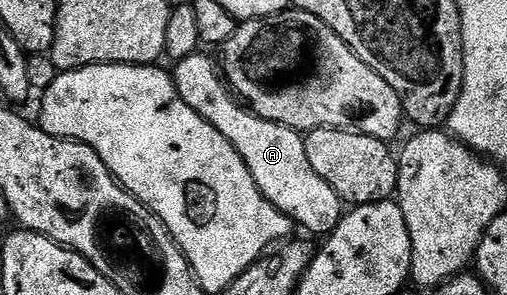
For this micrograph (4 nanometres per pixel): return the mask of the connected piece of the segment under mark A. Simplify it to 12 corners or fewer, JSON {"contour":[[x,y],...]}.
{"contour":[[200,52],[174,63],[181,100],[237,148],[273,208],[332,234],[345,204],[298,130],[259,118]]}

